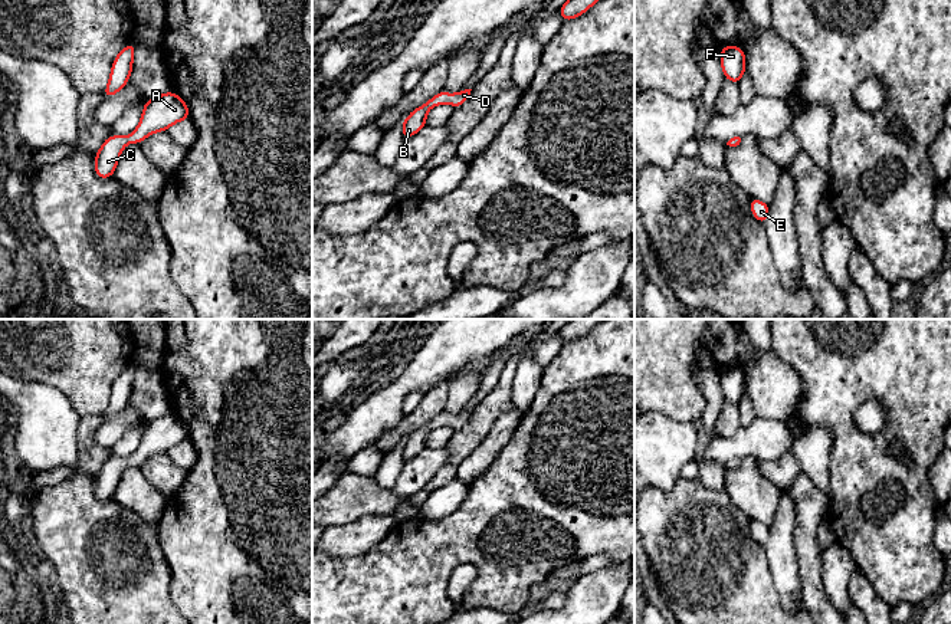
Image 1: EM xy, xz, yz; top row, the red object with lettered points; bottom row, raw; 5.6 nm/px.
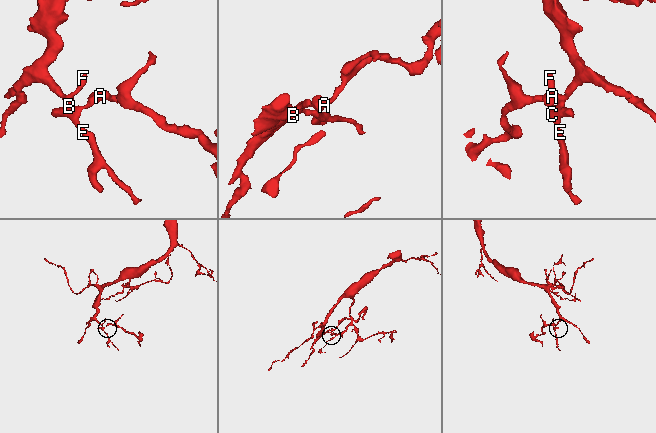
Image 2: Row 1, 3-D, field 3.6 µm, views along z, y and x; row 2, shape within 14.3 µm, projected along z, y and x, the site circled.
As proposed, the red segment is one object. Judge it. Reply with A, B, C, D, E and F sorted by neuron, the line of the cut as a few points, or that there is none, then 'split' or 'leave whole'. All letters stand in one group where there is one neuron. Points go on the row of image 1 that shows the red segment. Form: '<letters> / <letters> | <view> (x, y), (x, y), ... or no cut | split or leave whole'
A B C D E F | no cut | leave whole

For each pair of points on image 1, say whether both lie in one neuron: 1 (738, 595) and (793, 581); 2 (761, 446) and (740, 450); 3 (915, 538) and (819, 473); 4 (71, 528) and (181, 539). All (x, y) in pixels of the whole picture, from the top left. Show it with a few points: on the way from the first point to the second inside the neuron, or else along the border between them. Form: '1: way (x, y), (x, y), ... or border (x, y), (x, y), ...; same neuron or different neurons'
1: border (766, 552), (773, 584), (780, 603), (786, 608); different neurons
2: way (756, 446), (745, 446); same neuron
3: border (832, 447), (829, 498); different neurons
4: border (156, 525), (158, 544), (170, 568); different neurons

